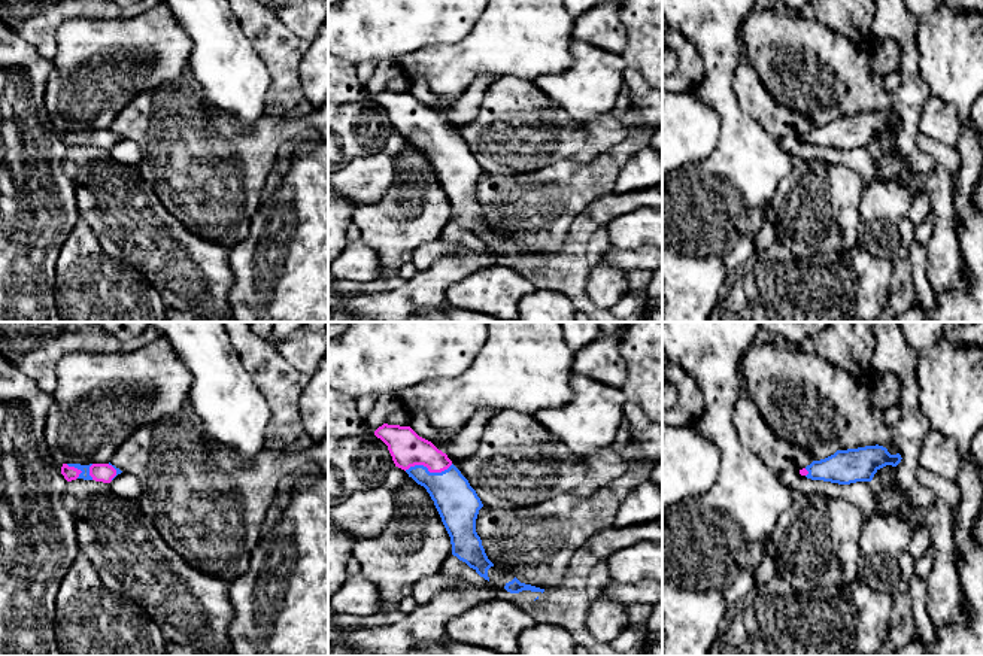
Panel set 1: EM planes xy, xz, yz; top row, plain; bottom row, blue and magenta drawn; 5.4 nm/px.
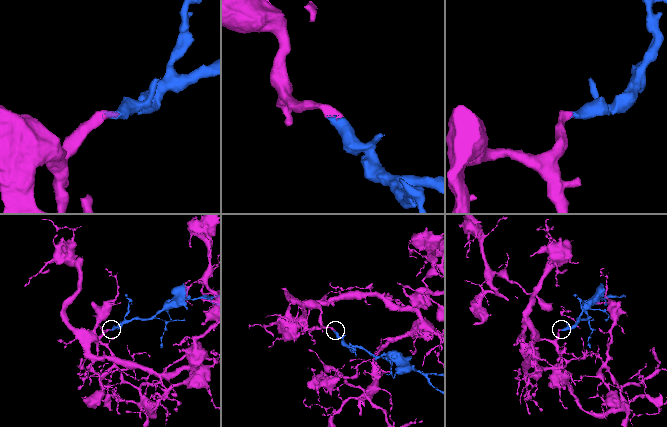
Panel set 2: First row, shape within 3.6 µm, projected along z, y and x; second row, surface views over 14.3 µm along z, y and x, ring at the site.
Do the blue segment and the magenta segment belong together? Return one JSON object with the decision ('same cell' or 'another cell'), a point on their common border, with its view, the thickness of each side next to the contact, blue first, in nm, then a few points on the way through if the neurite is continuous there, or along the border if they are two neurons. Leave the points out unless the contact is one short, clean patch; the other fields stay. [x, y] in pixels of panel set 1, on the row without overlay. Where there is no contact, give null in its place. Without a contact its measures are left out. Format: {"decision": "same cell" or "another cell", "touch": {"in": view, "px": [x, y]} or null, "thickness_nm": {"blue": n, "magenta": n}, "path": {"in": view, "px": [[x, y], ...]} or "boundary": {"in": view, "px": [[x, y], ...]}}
{"decision": "same cell", "touch": {"in": "xz", "px": [427, 136]}, "thickness_nm": {"blue": 220, "magenta": 190}, "path": {"in": "xz", "px": [[457, 169], [427, 136], [407, 115]]}}

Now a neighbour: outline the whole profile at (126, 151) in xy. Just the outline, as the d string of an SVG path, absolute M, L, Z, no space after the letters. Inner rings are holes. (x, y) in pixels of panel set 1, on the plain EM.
M121 139L110 148L110 157L131 167L137 167L142 161L142 152L136 142L130 139Z

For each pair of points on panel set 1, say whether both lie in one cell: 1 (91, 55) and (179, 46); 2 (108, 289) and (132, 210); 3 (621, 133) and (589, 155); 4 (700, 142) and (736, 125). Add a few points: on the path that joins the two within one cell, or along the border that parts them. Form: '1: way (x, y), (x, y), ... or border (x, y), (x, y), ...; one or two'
1: way (114, 55), (136, 55), (157, 49); one
2: border (94, 234), (112, 258), (134, 267), (146, 281); two
3: way (613, 134), (597, 148); one
4: border (703, 102), (719, 120), (719, 137), (697, 161); two

